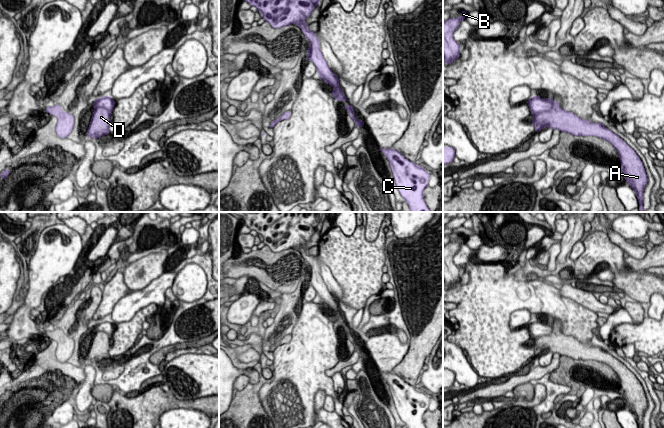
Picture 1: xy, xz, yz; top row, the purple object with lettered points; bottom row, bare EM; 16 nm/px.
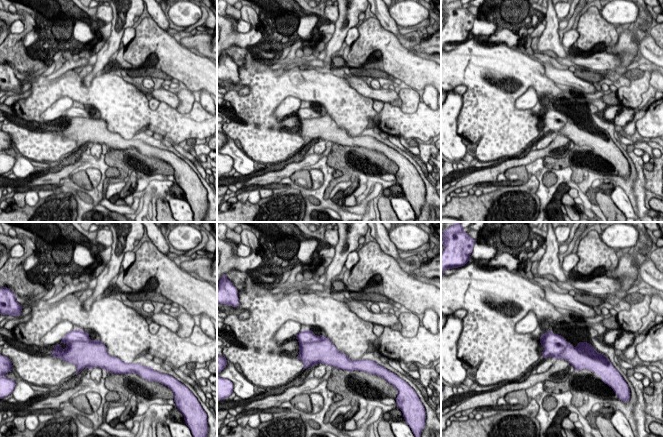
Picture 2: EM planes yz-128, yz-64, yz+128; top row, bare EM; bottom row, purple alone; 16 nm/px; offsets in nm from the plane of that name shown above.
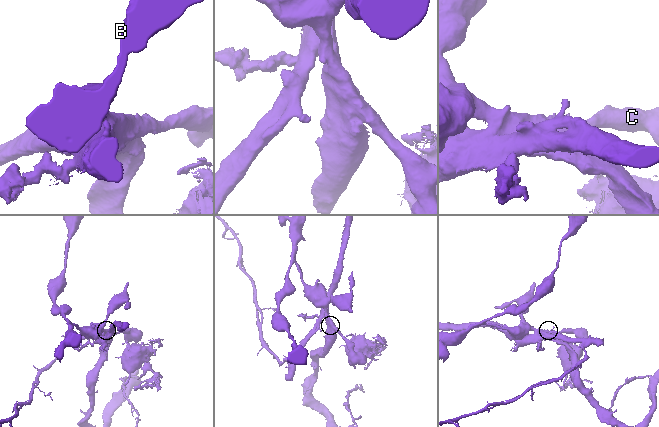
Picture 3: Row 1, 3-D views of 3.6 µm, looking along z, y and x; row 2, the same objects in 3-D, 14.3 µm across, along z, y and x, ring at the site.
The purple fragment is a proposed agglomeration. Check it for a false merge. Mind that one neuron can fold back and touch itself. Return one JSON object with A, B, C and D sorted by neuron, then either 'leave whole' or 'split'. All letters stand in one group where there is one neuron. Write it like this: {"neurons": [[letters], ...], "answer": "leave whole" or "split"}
{"neurons": [["A", "D"], ["B", "C"]], "answer": "split"}

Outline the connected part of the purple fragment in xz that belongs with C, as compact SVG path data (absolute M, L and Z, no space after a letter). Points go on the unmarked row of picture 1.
M381 373L390 387L393 401L400 419L407 428L426 428L423 415L428 410L430 398L424 391L405 382L395 373Z

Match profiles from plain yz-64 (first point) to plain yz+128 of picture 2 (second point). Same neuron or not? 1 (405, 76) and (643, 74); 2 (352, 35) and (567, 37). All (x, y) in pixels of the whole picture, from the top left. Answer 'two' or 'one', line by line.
1: one
2: one

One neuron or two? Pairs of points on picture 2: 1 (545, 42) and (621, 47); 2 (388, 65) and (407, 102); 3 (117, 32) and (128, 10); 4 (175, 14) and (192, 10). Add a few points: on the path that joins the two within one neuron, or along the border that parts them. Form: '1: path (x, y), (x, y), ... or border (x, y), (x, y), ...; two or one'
1: border (621, 56), (621, 62), (618, 65), (603, 72); two
2: path (398, 73), (407, 82), (407, 92); one
3: path (118, 27), (123, 15); one
4: path (179, 14), (188, 13); one

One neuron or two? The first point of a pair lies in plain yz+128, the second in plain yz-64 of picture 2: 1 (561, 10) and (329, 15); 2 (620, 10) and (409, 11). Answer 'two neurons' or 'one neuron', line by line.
1: one neuron
2: one neuron

